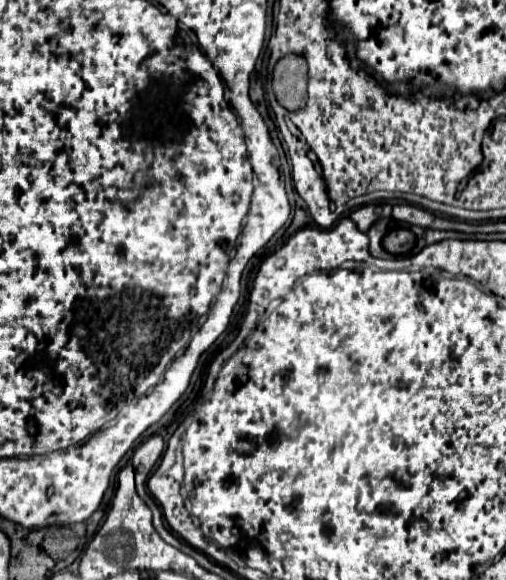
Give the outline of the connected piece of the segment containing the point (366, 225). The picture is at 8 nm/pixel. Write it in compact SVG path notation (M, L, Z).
M367 204L367 206L361 206L361 208L357 208L355 212L351 212L349 218L355 222L355 226L357 226L361 232L367 232L367 230L371 228L371 224L373 224L379 216L377 216L377 212L375 212L375 206L373 206L373 204Z

